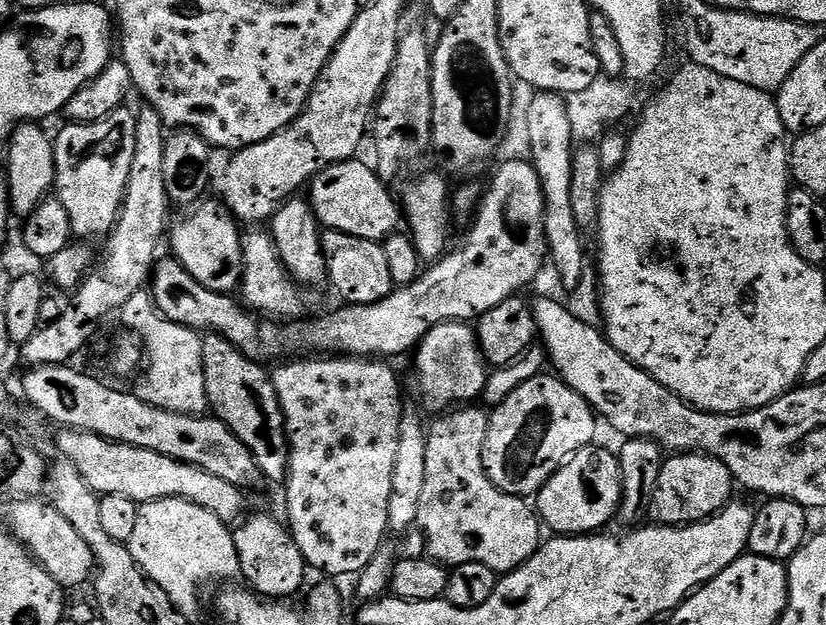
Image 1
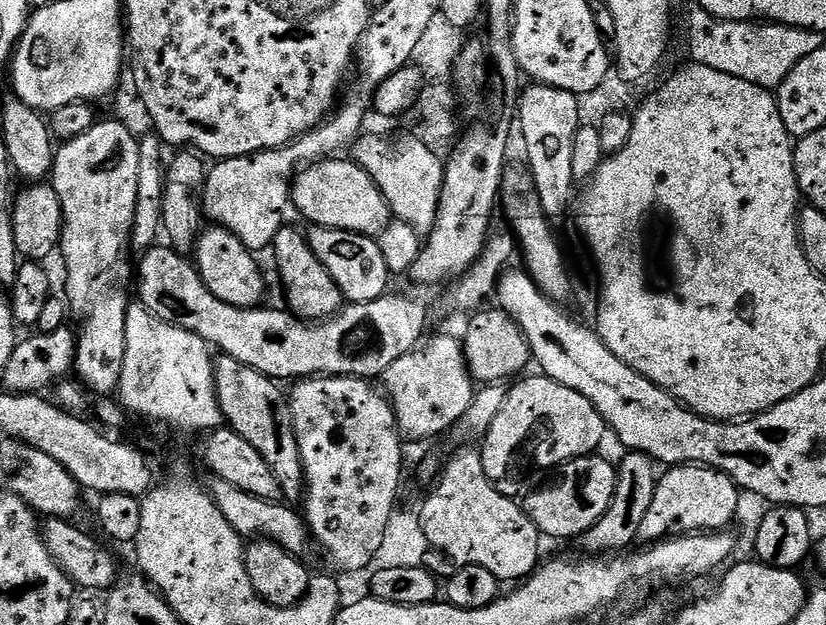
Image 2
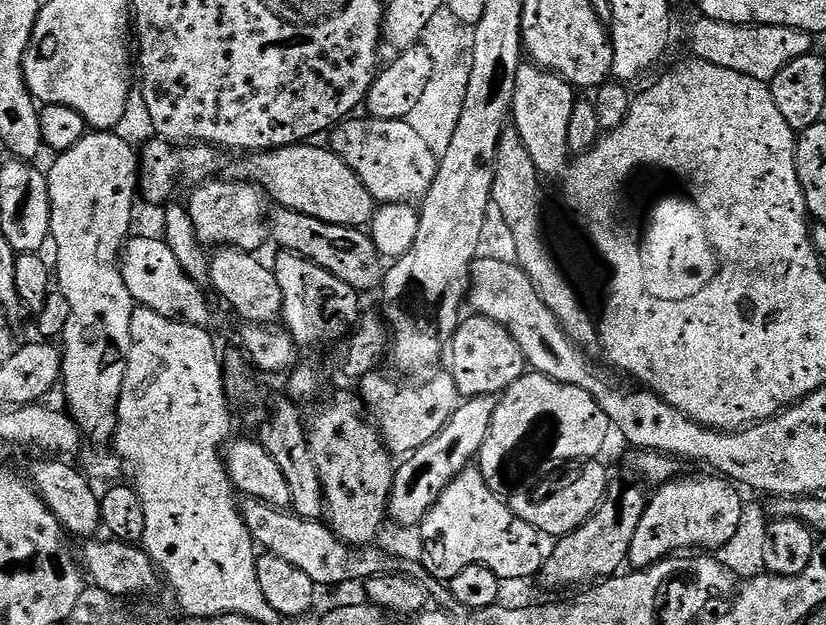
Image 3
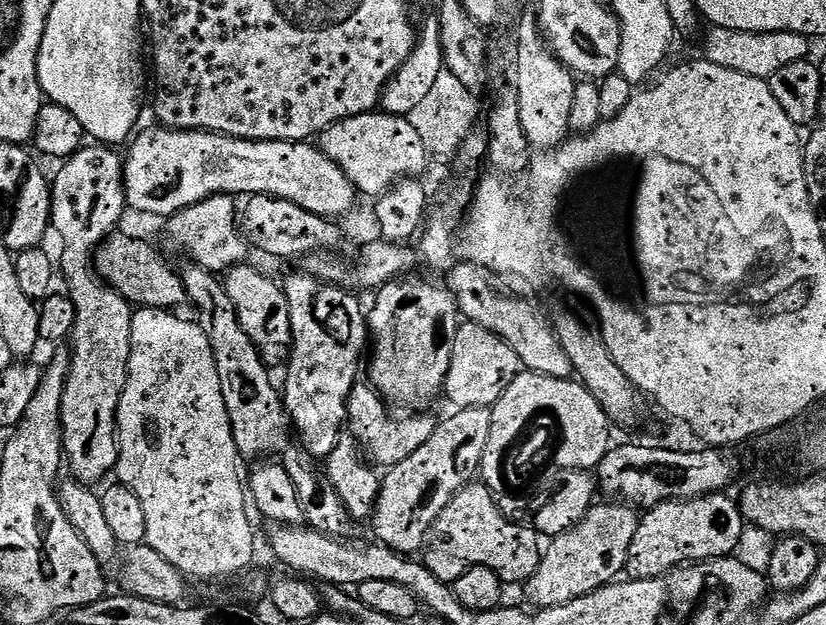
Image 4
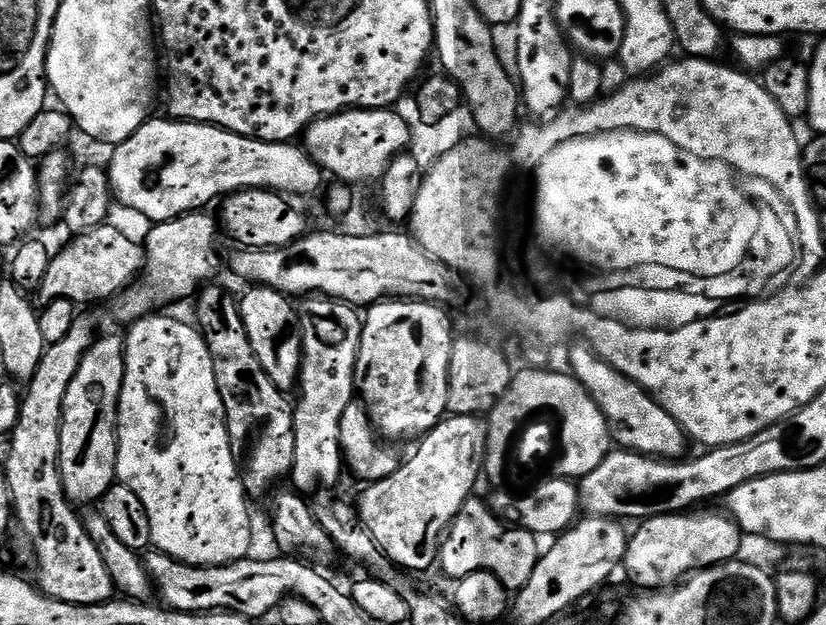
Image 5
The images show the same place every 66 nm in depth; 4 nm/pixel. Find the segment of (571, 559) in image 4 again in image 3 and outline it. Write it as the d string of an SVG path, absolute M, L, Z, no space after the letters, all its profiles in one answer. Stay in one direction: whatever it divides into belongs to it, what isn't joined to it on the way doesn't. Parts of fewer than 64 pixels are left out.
M628 488L618 500L611 500L605 499L599 510L578 531L561 537L553 545L539 574L539 583L556 590L609 579L623 569L621 566L627 563L630 544L647 508L648 496L638 488Z

